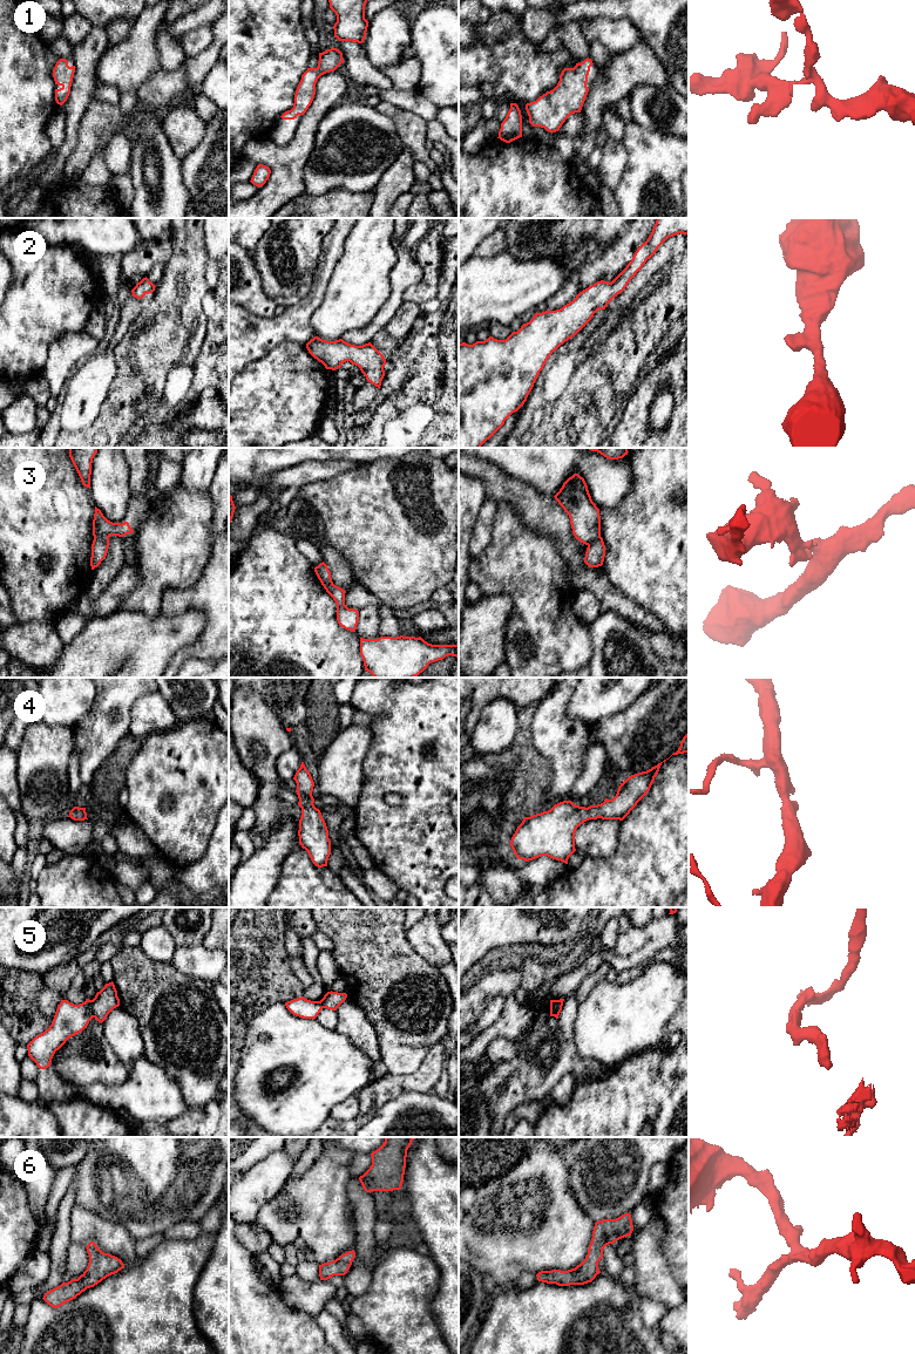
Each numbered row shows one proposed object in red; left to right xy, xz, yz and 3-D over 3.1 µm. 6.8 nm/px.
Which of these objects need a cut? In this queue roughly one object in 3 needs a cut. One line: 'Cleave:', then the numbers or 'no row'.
Cleave: 3, 5

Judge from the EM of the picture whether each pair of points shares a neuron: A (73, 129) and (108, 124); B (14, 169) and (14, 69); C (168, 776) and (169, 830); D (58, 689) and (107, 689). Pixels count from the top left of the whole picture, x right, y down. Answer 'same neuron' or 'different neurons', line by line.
A: different neurons
B: same neuron
C: same neuron
D: different neurons

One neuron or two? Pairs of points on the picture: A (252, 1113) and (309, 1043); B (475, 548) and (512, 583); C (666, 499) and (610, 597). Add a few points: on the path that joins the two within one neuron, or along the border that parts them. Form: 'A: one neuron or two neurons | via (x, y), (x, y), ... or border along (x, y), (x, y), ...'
A: one neuron | via (275, 1108), (309, 1075), (309, 1066)
B: two neurons | border along (492, 528), (489, 543), (473, 558)
C: two neurons | border along (602, 565), (609, 580), (617, 589)

